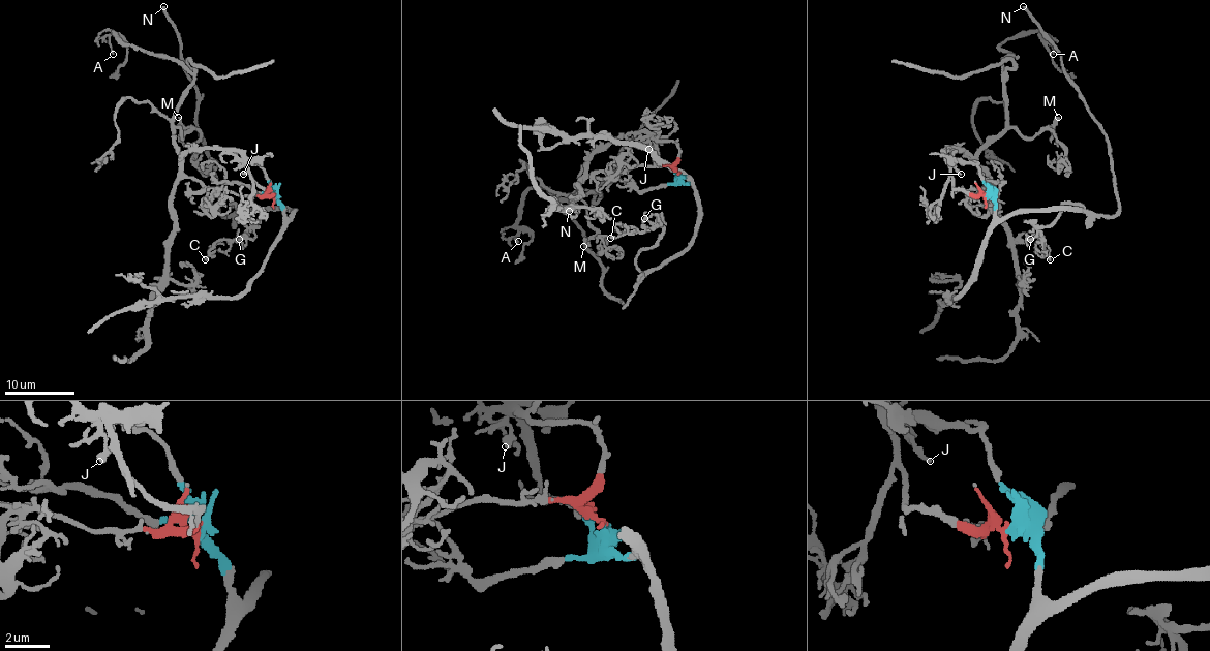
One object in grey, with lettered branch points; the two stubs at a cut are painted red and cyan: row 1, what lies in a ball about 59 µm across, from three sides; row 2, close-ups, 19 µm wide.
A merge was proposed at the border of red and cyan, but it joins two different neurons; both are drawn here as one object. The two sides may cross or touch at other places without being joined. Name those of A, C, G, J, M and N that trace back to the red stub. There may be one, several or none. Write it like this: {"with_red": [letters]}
{"with_red": ["A", "M"]}

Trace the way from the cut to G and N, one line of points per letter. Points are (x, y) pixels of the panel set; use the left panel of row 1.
G: (275, 195), (289, 218), (292, 211), (240, 209), (231, 204), (258, 226), (238, 236), (238, 239)
N: (275, 195), (289, 218), (280, 209), (219, 209), (197, 86), (163, 7)

